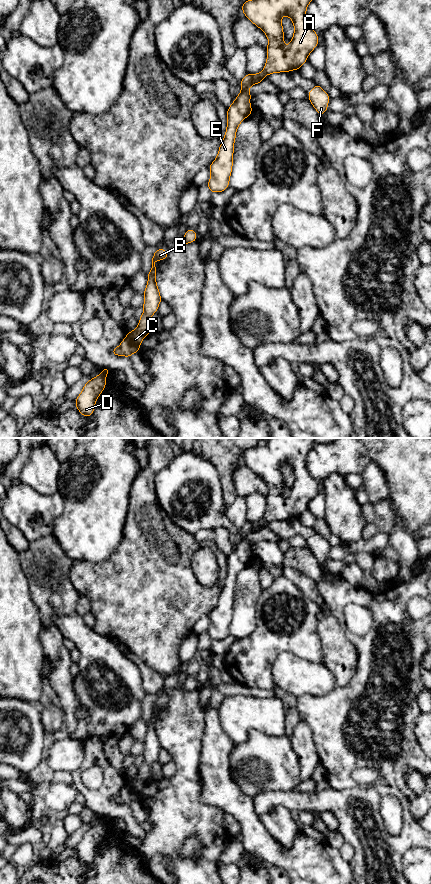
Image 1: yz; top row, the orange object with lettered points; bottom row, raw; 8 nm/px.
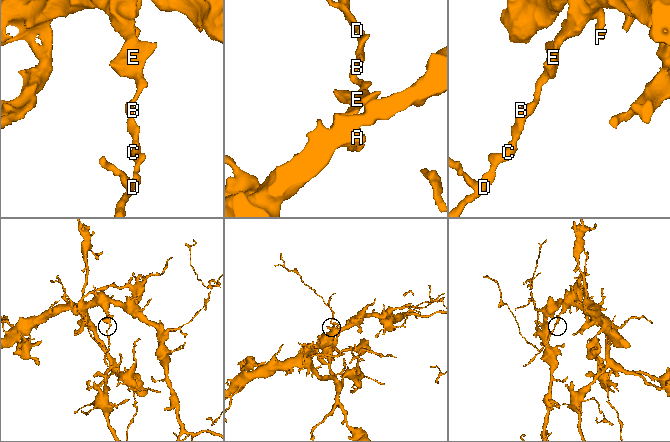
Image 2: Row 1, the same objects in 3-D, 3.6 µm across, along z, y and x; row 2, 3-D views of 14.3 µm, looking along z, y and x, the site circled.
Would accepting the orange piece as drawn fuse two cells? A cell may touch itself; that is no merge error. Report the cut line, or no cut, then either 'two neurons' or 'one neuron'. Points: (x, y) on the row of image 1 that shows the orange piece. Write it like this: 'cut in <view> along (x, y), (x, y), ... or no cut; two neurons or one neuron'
no cut; one neuron

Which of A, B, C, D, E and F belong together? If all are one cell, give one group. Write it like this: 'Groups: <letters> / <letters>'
Groups: A B C D E F

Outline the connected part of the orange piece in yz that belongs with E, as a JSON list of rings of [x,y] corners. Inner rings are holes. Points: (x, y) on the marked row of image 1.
[[[247,0],[242,4],[241,10],[244,12],[245,18],[259,27],[268,38],[269,43],[266,47],[267,60],[262,72],[258,74],[247,73],[244,76],[240,83],[241,92],[227,109],[227,128],[225,136],[221,141],[216,159],[209,166],[211,177],[206,184],[213,194],[223,192],[229,187],[236,131],[240,123],[246,117],[250,116],[253,111],[250,104],[250,98],[253,94],[248,91],[248,88],[261,83],[264,77],[269,74],[280,72],[289,73],[292,70],[299,70],[302,65],[307,62],[308,55],[319,44],[318,34],[310,27],[306,19],[306,9],[310,2],[311,0]],[[284,15],[287,15],[293,21],[294,25],[294,35],[287,48],[284,46],[284,32],[281,22],[281,18]]]

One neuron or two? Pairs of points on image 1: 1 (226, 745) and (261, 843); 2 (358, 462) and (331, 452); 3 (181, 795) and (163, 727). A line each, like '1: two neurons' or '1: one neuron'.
1: one neuron
2: one neuron
3: one neuron

